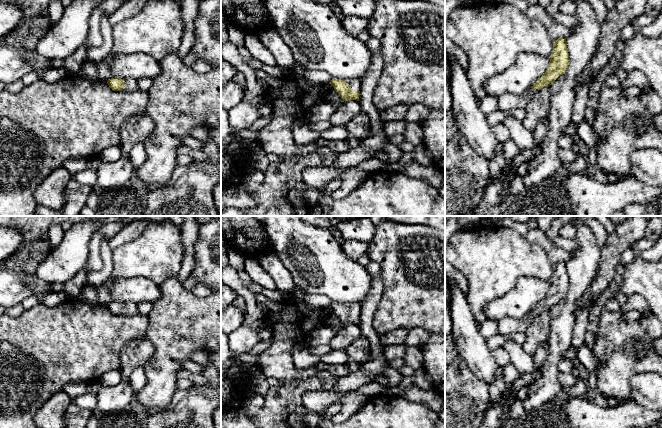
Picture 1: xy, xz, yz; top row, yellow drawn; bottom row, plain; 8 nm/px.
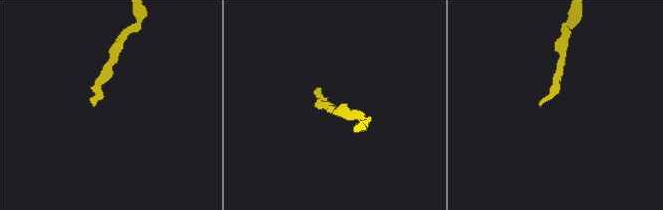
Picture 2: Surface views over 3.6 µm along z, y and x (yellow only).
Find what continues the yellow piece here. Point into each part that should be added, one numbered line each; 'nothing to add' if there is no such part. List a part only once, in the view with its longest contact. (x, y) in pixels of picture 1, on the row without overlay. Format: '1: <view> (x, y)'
1: yz (506, 326)

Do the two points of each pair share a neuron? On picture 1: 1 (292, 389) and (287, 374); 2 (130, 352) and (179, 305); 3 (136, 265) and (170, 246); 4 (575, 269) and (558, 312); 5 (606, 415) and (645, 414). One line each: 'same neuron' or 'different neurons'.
1: different neurons
2: different neurons
3: same neuron
4: same neuron
5: same neuron

